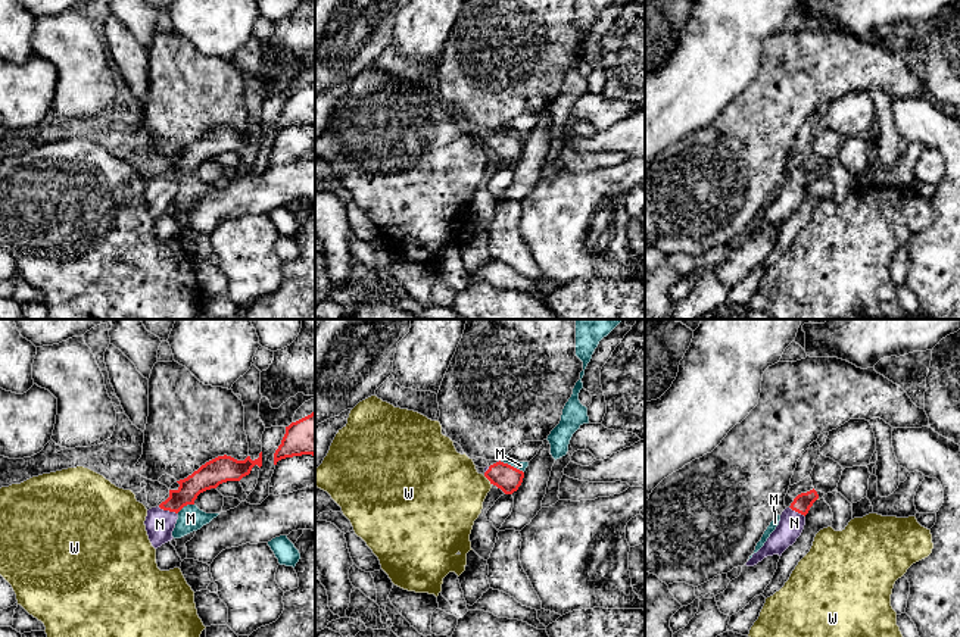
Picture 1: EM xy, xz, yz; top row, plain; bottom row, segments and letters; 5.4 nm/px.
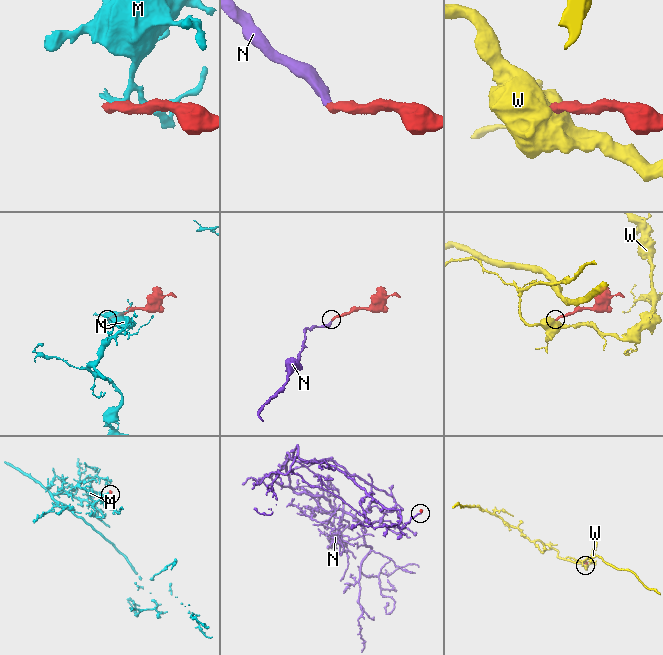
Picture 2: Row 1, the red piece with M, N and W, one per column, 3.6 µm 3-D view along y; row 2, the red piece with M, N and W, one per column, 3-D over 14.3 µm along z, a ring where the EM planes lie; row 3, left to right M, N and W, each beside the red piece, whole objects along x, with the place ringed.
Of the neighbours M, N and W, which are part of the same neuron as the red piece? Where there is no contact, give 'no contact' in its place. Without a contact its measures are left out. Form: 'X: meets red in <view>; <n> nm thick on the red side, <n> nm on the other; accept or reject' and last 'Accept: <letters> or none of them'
M: meets red in xz; 140 nm thick on the red side, 50 nm on the other; reject
N: meets red in xy; 120 nm thick on the red side, 160 nm on the other; accept
W: meets red in xz; 140 nm thick on the red side, 420 nm on the other; reject
Accept: N

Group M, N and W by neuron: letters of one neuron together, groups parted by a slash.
M / N / W

